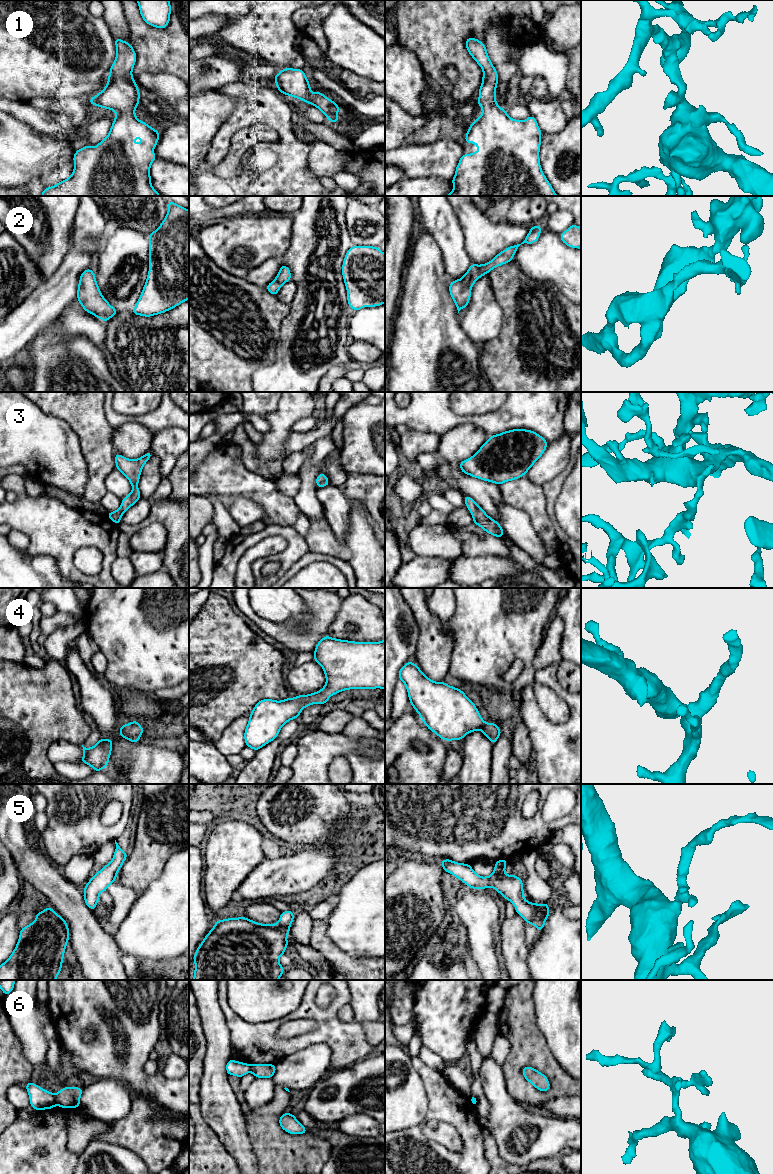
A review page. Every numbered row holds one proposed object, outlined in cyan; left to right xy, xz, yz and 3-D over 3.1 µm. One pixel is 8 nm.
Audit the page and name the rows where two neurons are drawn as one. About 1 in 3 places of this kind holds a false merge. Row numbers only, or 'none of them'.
6

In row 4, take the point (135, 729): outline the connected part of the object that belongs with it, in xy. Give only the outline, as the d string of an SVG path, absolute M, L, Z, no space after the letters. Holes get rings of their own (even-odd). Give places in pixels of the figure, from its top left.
M137 720L125 724L119 729L120 736L133 743L137 743L139 741L143 732L144 728L138 724Z

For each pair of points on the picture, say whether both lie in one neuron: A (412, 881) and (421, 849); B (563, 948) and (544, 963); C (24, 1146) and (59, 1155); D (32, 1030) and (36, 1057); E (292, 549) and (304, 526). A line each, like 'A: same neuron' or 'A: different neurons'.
A: different neurons
B: same neuron
C: same neuron
D: same neuron
E: different neurons

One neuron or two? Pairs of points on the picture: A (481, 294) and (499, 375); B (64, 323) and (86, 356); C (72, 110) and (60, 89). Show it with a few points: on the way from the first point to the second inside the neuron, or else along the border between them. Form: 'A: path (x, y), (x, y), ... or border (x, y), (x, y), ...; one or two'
A: border (502, 318), (500, 333), (483, 345); two
B: border (50, 327), (58, 333), (84, 335), (94, 344); two
C: border (40, 96), (48, 98), (80, 97), (87, 100); two

